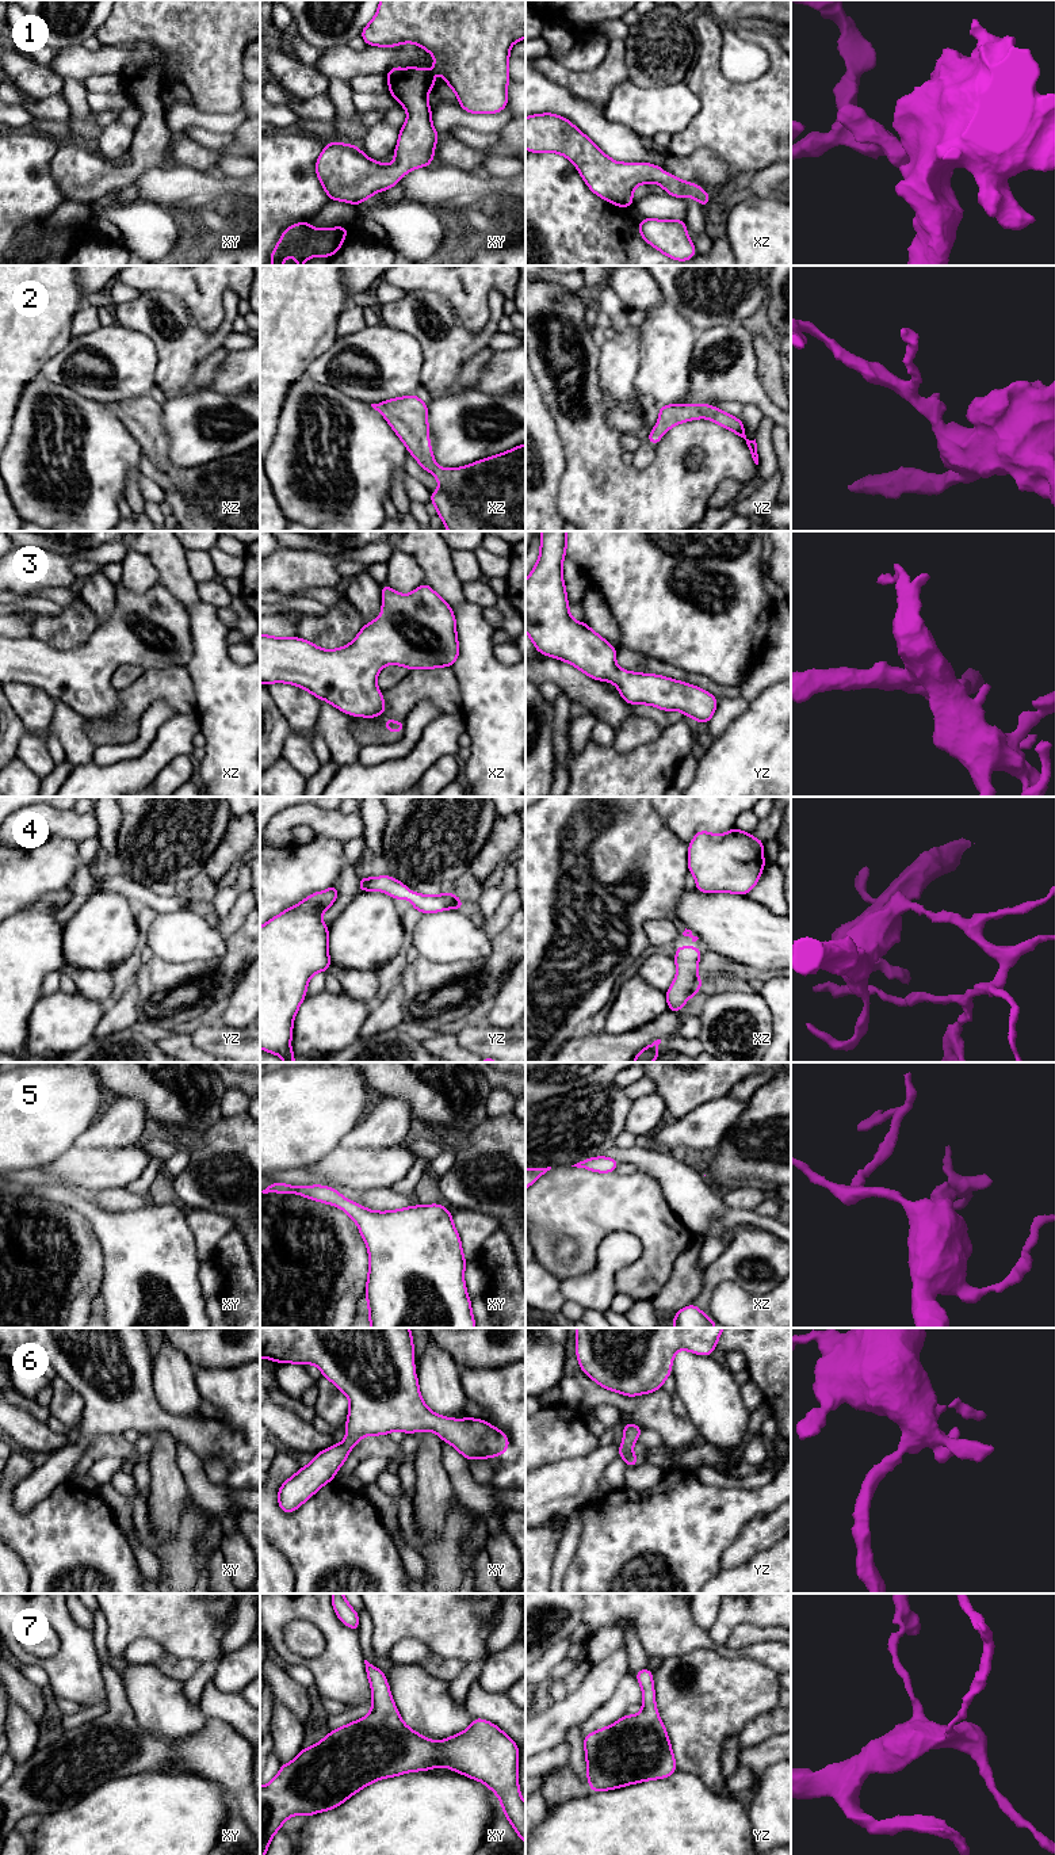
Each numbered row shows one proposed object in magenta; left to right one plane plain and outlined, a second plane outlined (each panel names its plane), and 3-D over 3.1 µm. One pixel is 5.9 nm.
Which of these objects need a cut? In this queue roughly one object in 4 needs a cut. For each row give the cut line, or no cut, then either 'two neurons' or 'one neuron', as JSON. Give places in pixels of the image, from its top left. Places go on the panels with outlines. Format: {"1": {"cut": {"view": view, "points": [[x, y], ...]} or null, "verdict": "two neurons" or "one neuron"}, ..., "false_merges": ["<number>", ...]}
{"1": {"cut": null, "verdict": "one neuron"}, "2": {"cut": null, "verdict": "one neuron"}, "3": {"cut": null, "verdict": "one neuron"}, "4": {"cut": null, "verdict": "one neuron"}, "5": {"cut": null, "verdict": "one neuron"}, "6": {"cut": null, "verdict": "one neuron"}, "7": {"cut": null, "verdict": "one neuron"}, "false_merges": []}

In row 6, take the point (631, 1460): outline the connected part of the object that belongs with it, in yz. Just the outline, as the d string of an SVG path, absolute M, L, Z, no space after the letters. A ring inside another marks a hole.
M623 1423L623 1431L624 1436L622 1444L619 1446L618 1457L624 1459L627 1467L634 1467L638 1465L638 1455L635 1455L631 1448L638 1442L638 1436L643 1428L637 1424Z

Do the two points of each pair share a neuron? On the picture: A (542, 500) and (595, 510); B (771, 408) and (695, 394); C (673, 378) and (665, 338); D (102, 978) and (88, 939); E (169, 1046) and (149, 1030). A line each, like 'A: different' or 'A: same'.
A: different
B: same
C: same
D: different
E: different

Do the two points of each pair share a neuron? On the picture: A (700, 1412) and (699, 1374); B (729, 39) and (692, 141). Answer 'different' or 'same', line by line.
A: same
B: different

